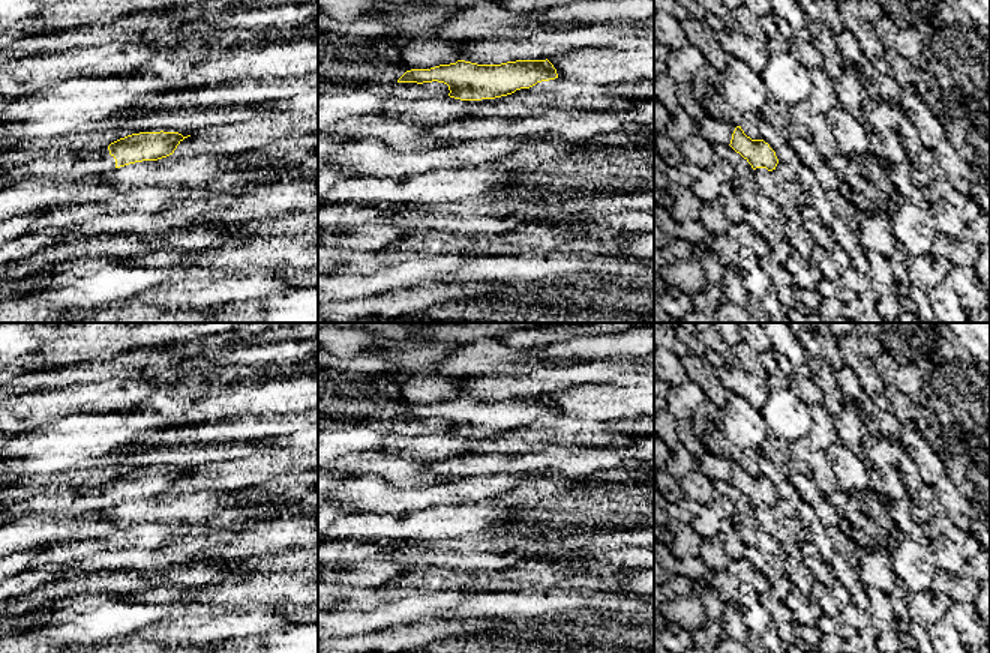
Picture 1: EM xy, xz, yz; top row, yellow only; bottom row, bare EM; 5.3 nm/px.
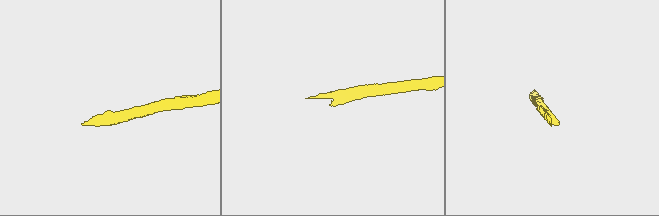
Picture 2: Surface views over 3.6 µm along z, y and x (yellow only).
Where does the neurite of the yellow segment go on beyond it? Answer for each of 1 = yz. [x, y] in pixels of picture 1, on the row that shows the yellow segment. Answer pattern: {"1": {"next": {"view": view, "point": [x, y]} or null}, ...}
{"1": {"next": null}}

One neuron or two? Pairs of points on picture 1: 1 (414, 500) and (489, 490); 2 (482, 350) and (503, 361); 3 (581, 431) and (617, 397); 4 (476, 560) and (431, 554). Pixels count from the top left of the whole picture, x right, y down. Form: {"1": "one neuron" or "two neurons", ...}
{"1": "one neuron", "2": "one neuron", "3": "two neurons", "4": "one neuron"}

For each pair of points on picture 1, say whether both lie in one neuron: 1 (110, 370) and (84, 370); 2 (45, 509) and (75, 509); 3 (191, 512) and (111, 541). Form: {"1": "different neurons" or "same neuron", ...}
{"1": "same neuron", "2": "same neuron", "3": "different neurons"}

